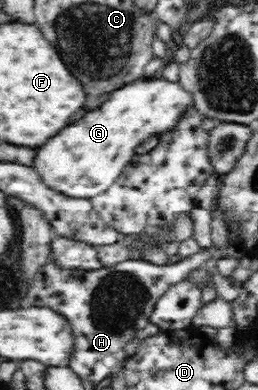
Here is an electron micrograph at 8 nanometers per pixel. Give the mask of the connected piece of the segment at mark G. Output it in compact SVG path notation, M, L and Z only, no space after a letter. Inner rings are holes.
M155 77L141 78L134 81L134 84L128 83L114 90L114 94L110 94L110 98L104 104L100 104L100 108L90 110L86 116L74 120L70 126L58 130L52 138L48 138L42 146L38 146L34 150L32 170L36 172L40 182L46 188L50 188L50 191L75 200L76 198L91 200L108 190L122 174L122 169L129 165L129 160L136 153L136 146L144 140L144 137L153 132L162 134L164 129L175 123L179 112L188 103L191 103L191 98L183 88L180 88L178 82L172 84Z

